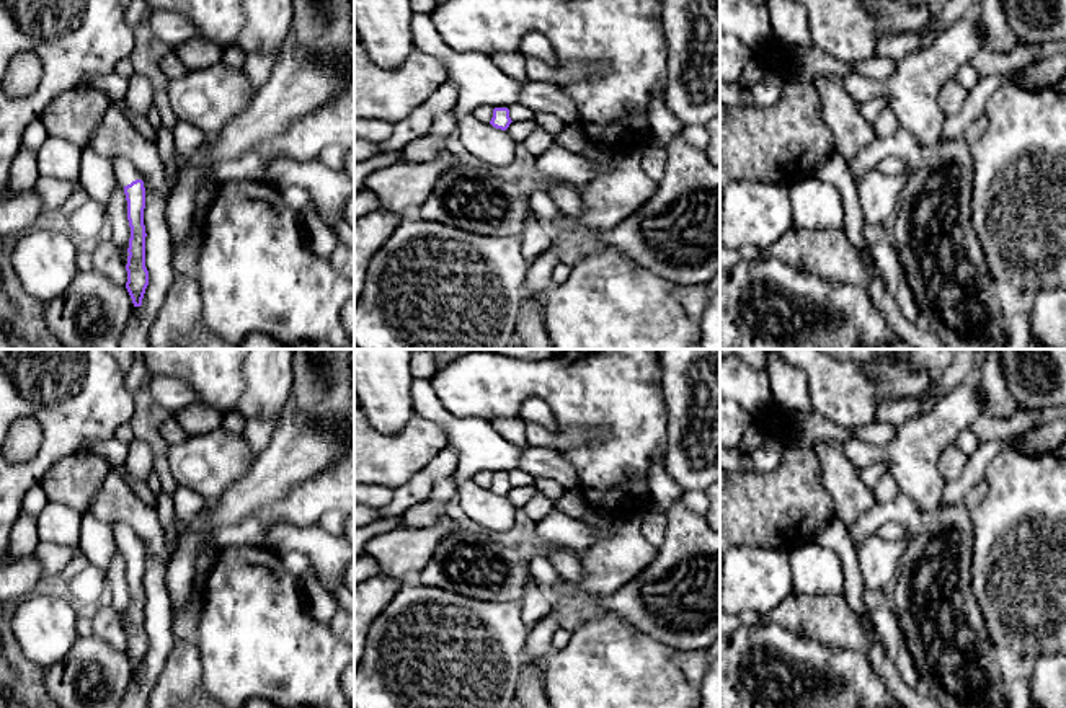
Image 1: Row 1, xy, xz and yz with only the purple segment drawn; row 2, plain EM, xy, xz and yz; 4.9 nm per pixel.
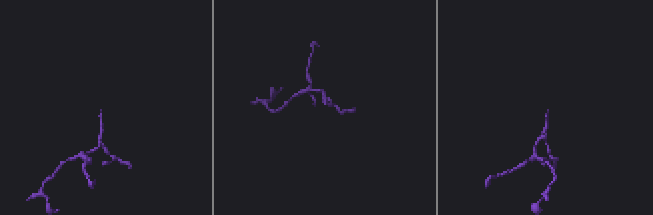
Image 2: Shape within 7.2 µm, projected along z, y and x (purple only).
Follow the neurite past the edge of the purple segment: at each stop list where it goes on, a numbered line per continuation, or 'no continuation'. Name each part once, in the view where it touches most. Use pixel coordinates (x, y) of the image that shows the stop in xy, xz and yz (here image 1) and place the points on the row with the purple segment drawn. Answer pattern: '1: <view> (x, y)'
1: xy (126, 173)

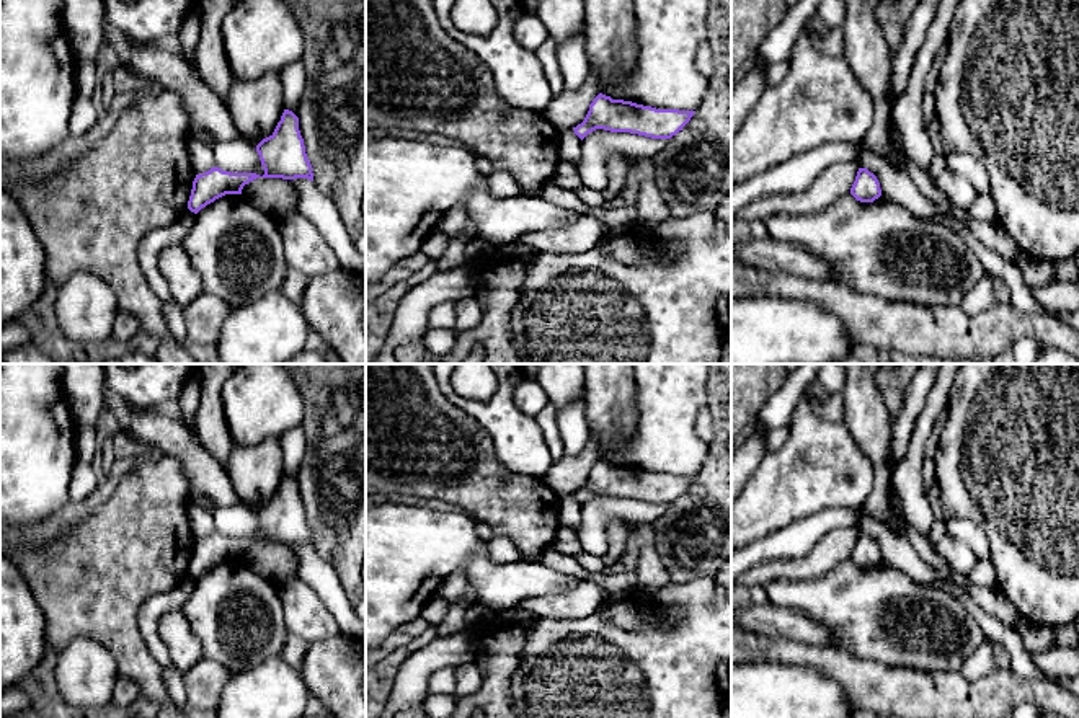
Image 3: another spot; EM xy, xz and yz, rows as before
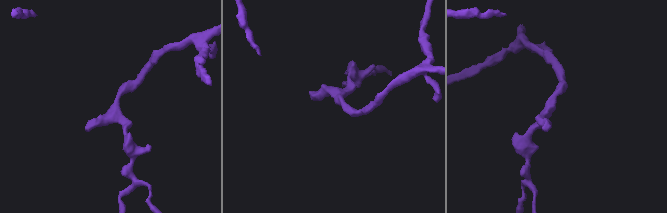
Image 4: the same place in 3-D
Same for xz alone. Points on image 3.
no continuation

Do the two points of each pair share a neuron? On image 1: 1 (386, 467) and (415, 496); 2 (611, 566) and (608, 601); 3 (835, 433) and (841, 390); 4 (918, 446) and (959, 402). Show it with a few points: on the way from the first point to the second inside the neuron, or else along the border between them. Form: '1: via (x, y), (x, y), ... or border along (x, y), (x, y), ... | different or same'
1: border along (433, 459), (394, 490) | different
2: border along (640, 573), (614, 591), (598, 597) | different
3: border along (812, 411), (848, 428), (874, 421) | different
4: via (929, 434), (950, 413) | same

